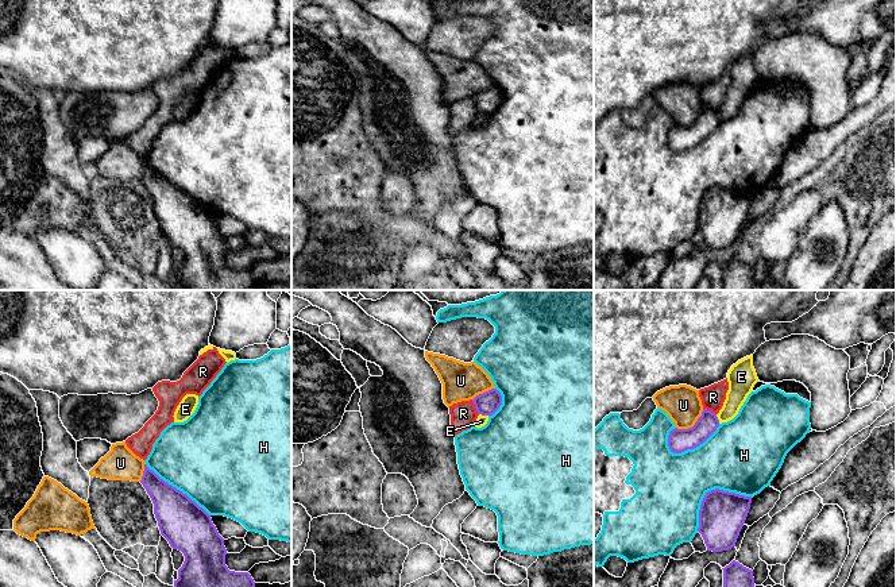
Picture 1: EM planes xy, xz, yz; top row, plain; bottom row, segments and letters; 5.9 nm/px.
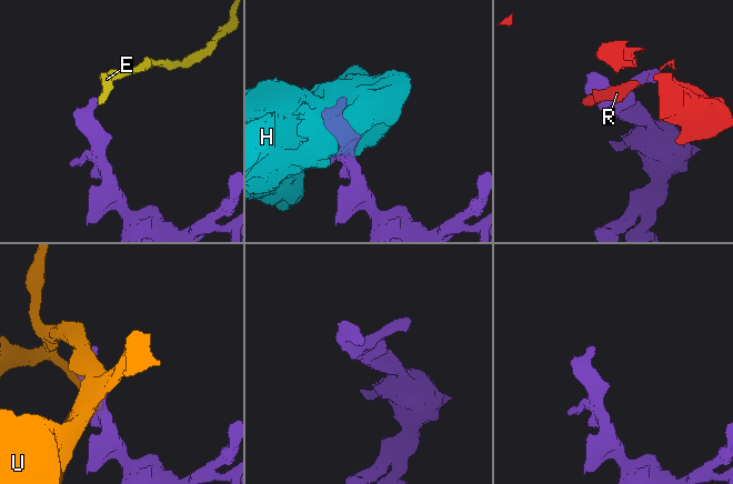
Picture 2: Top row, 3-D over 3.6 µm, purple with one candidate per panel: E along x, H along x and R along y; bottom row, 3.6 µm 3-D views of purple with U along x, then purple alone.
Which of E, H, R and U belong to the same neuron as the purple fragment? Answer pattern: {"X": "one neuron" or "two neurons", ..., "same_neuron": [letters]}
{"E": "two neurons", "H": "two neurons", "R": "two neurons", "U": "two neurons", "same_neuron": []}

